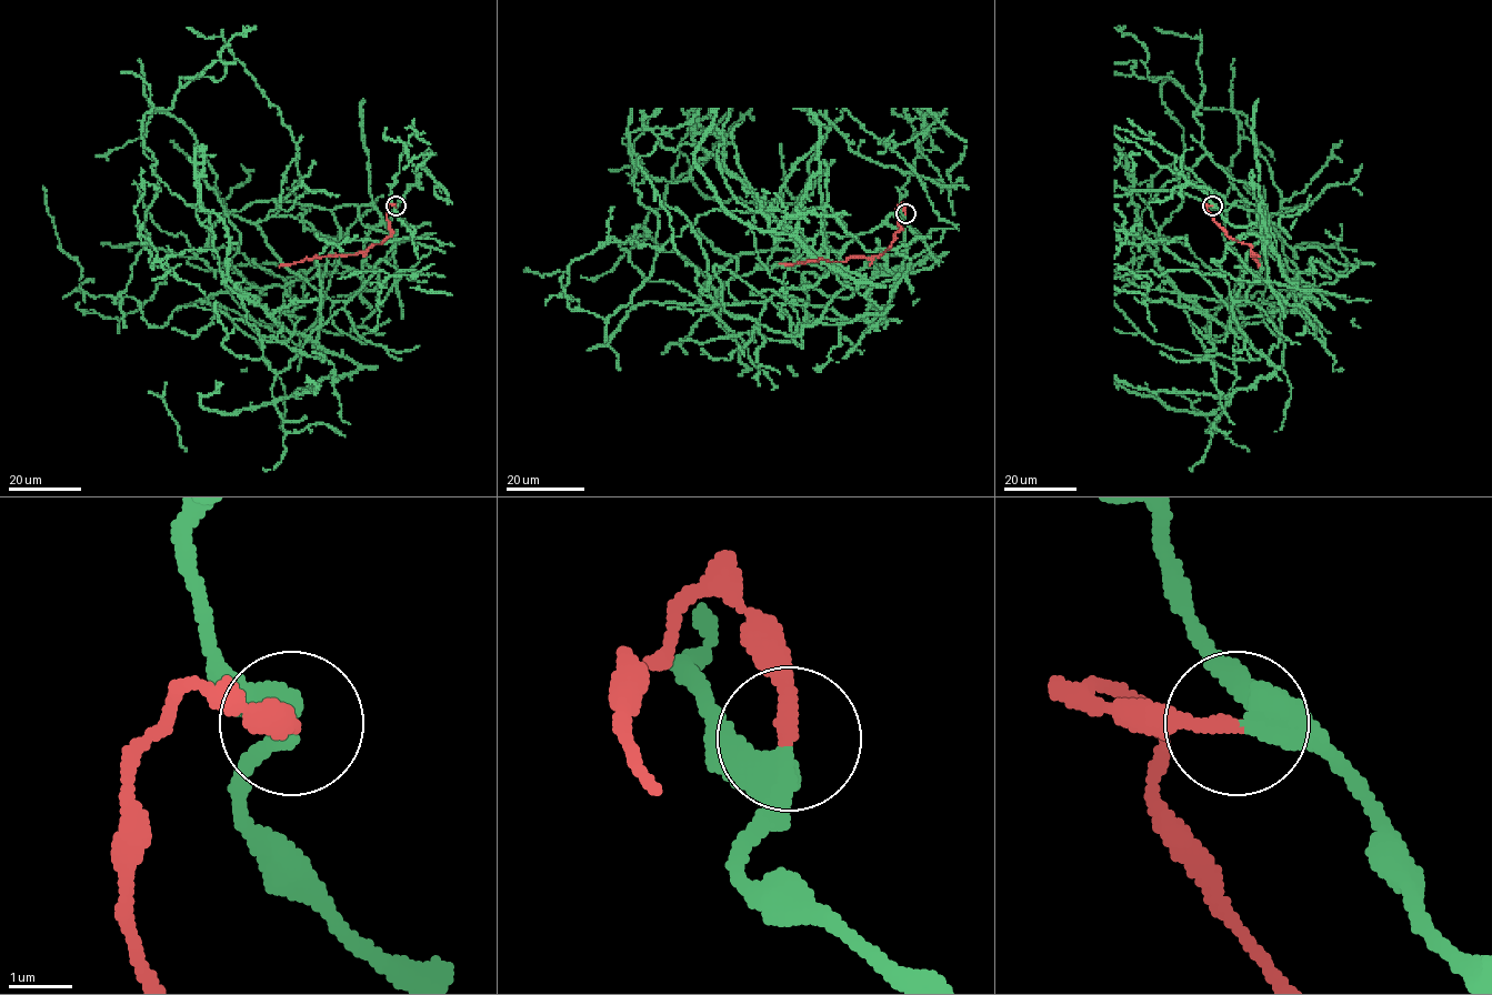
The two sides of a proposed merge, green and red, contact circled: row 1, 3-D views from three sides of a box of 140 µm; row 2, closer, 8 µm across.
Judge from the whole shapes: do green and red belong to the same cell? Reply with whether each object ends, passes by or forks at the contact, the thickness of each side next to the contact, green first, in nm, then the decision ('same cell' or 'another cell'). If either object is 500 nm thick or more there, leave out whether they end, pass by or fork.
green passes by | red ends | 380/240 nm | same cell

